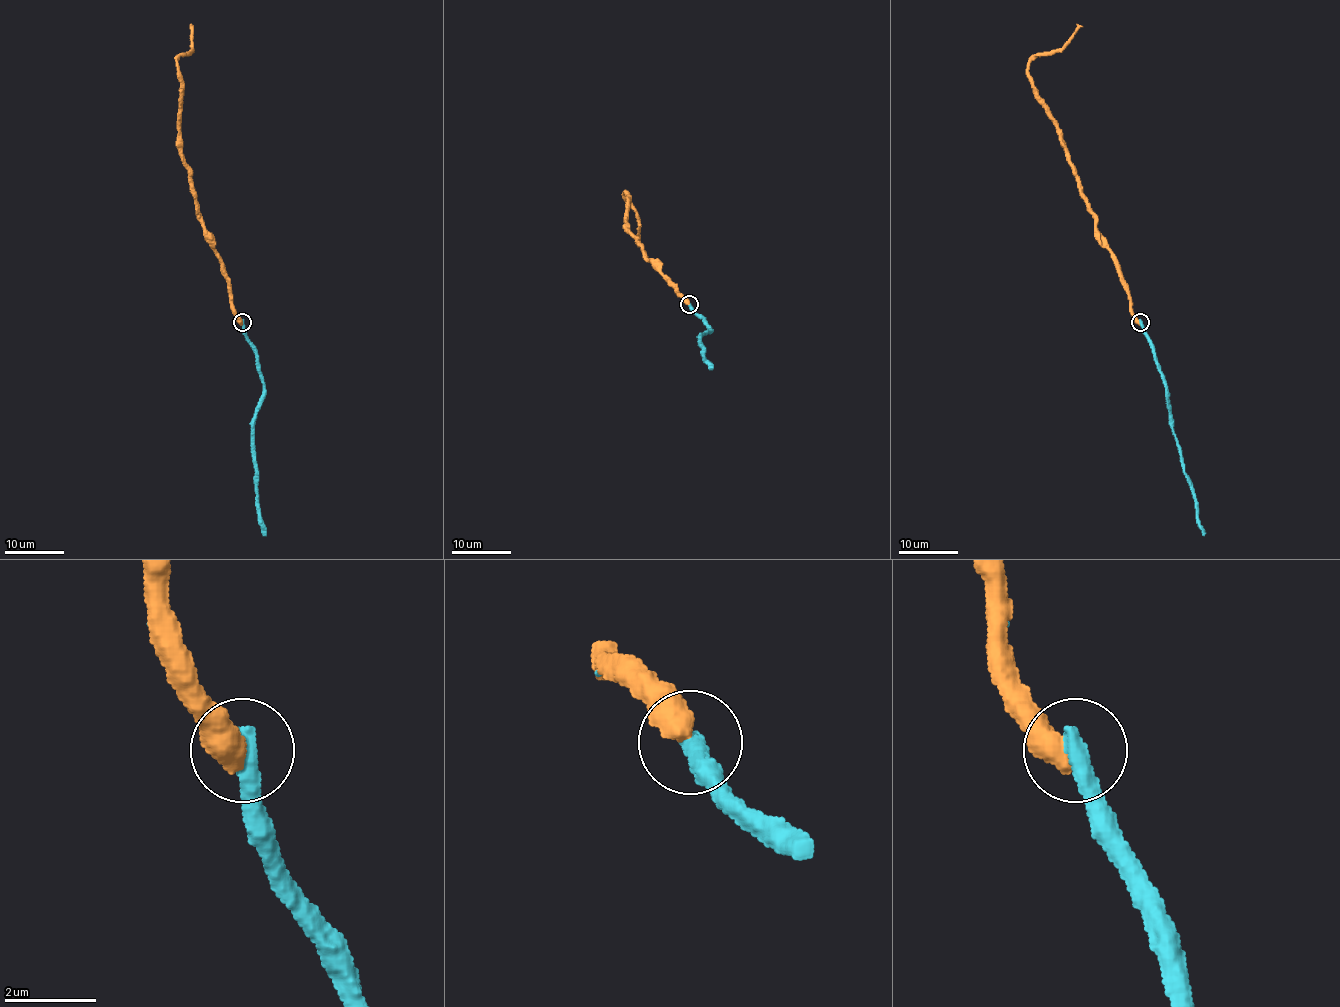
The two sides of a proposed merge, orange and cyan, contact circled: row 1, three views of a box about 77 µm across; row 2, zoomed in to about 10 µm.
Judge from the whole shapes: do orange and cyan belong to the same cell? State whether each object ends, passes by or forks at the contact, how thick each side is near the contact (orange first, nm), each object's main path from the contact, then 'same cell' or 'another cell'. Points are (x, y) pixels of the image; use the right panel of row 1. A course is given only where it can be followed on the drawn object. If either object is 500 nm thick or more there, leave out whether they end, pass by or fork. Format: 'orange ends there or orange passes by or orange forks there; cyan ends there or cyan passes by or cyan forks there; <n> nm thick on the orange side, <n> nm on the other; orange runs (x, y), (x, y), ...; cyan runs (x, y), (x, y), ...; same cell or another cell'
600 nm thick on the orange side, 500 nm on the other; orange runs (1140, 322), (1118, 260), (1082, 193), (1061, 130), (1028, 74), (1028, 63), (1061, 48), (1076, 23); cyan runs (1140, 322), (1155, 355), (1180, 462), (1195, 502), (1197, 523), (1204, 535); same cell

